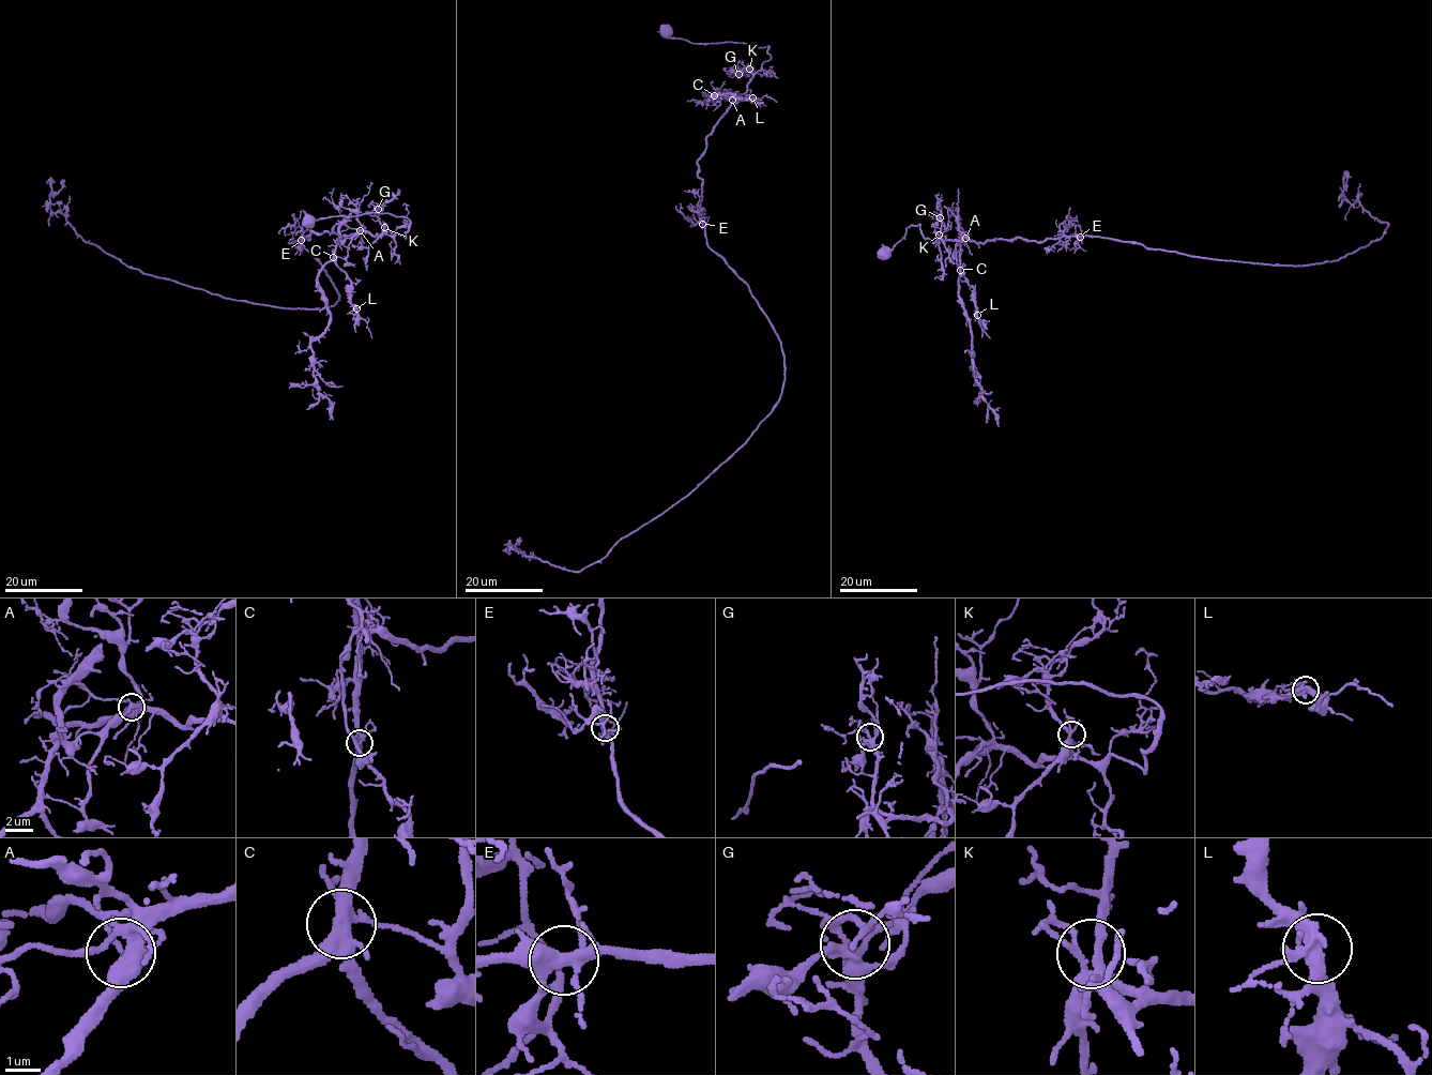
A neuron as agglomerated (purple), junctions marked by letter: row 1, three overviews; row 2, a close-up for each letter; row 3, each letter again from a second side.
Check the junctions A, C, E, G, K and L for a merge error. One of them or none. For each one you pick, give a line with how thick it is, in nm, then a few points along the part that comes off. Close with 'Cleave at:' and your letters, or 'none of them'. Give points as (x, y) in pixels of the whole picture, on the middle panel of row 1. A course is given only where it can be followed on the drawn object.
C: calibre 360 nm; course (714, 95), (704, 92), (727, 93), (717, 95), (725, 92), (760, 104)
Cleave at: C

